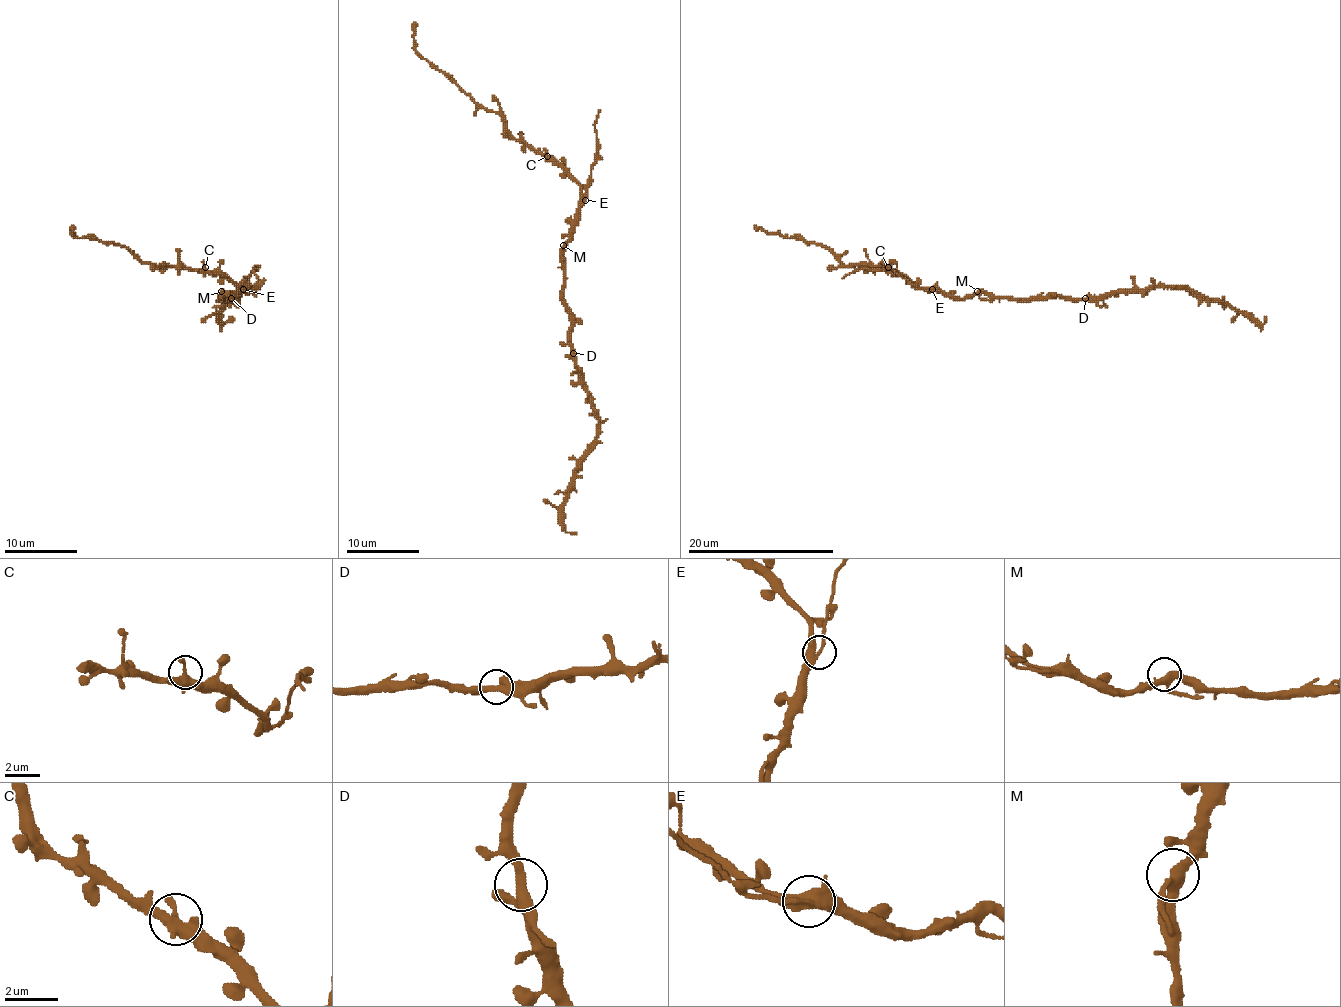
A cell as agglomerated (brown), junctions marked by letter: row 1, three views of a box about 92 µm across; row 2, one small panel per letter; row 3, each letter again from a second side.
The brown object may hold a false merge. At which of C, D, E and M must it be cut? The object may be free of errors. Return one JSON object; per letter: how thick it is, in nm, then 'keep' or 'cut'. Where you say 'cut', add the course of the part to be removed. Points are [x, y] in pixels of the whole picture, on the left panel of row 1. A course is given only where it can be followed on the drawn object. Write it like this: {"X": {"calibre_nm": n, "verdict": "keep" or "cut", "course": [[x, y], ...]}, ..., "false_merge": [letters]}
{"C": {"calibre_nm": 360, "verdict": "keep"}, "D": {"calibre_nm": 340, "verdict": "keep"}, "E": {"calibre_nm": 360, "verdict": "cut", "course": [[243, 289], [253, 269], [258, 278]]}, "M": {"calibre_nm": 360, "verdict": "keep"}, "false_merge": ["E"]}

